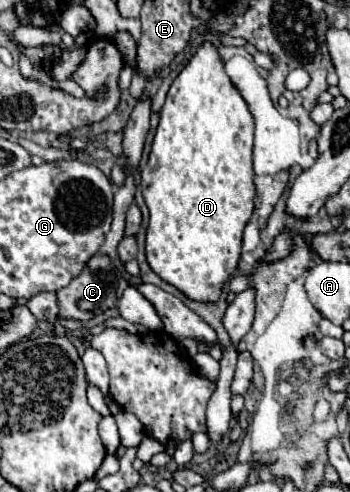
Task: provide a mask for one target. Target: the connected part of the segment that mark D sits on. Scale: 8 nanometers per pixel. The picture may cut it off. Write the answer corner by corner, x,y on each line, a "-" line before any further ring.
205,42
181,74
173,80
167,100
159,112
161,120
151,144
147,168
141,172
143,198
151,220
147,226
147,262
151,270
181,290
195,302
215,304
221,296
223,284
231,278
241,256
243,228
253,214
253,118
239,96
237,88
227,80
223,62
217,50

